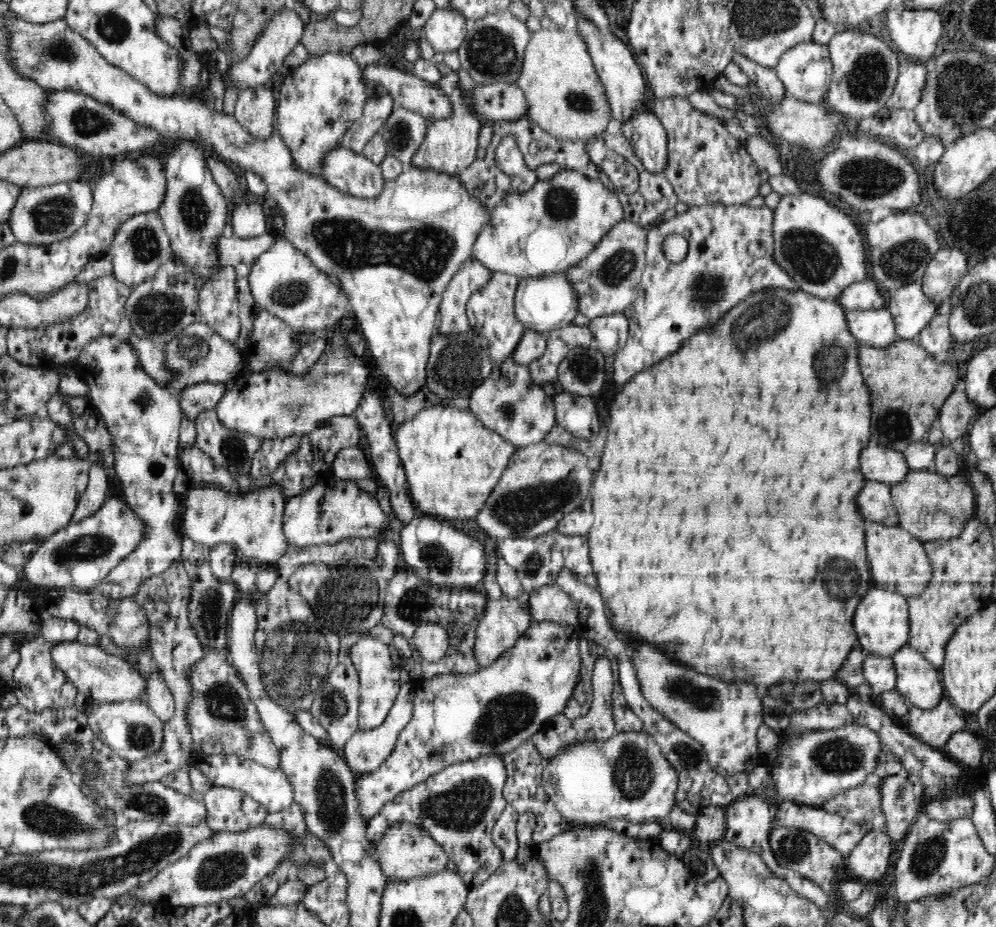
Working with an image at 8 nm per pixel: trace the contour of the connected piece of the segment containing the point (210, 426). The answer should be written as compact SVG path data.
M214 408L200 412L194 422L196 446L212 459L216 467L224 468L232 475L251 473L253 459L261 446L260 439L218 424Z

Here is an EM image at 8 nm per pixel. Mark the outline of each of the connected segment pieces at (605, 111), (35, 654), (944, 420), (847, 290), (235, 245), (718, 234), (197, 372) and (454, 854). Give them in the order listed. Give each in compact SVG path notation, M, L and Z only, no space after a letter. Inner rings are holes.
M552 24L549 28L530 33L516 84L523 91L528 103L527 118L556 138L565 141L592 139L603 133L612 119L605 89L592 63L591 54L588 53L586 39L576 29L568 30Z
M46 616L37 632L30 635L30 641L19 649L20 662L13 672L14 694L18 697L19 706L32 713L42 713L47 709L72 708L75 706L77 688L64 671L56 667L50 649L58 642L74 642L78 638L80 625L72 619Z
M958 382L950 396L943 402L938 415L944 438L954 441L966 437L972 418L976 416L978 410L979 407L973 405L968 397L964 398L964 382Z
M871 278L853 282L850 286L844 287L835 300L845 310L879 309L884 306L884 298L880 293L880 288Z
M265 233L255 238L219 238L215 244L217 260L221 266L236 267L240 262L252 265L263 252L266 252L276 235Z
M712 205L689 207L684 213L649 229L647 233L647 249L645 259L647 264L638 284L639 292L631 305L623 312L629 320L629 336L624 346L615 352L613 363L613 380L618 386L624 385L636 372L658 364L668 354L674 354L683 348L684 344L704 329L722 320L724 314L734 309L742 301L746 301L752 293L764 289L787 289L789 292L799 286L789 277L789 274L777 264L773 257L773 210L748 205ZM670 235L680 235L688 241L688 254L682 262L670 262L662 252L662 241Z
M205 321L191 324L169 340L166 344L166 357L167 368L173 377L169 386L165 386L178 399L186 386L196 383L228 383L247 370L244 353L230 341L225 341Z
M485 754L475 759L454 763L441 770L438 774L428 777L426 782L412 786L410 790L399 792L390 802L384 803L376 814L368 820L367 834L370 841L377 846L386 827L397 820L420 823L430 831L431 837L448 855L447 869L460 875L469 889L478 887L505 860L503 851L492 841L493 826L500 818L507 802L503 795L503 788L507 781L507 767L501 754Z

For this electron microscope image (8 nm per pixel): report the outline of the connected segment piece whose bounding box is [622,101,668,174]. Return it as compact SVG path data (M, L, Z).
M647 103L642 112L638 112L626 124L622 122L622 131L628 137L630 145L643 162L648 172L660 174L666 166L668 154L668 137L664 125Z

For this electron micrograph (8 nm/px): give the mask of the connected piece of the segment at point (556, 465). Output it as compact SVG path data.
M544 441L517 447L507 470L500 477L499 485L476 514L477 524L498 541L536 538L554 530L561 518L590 498L593 472L588 468L588 459L572 447Z

